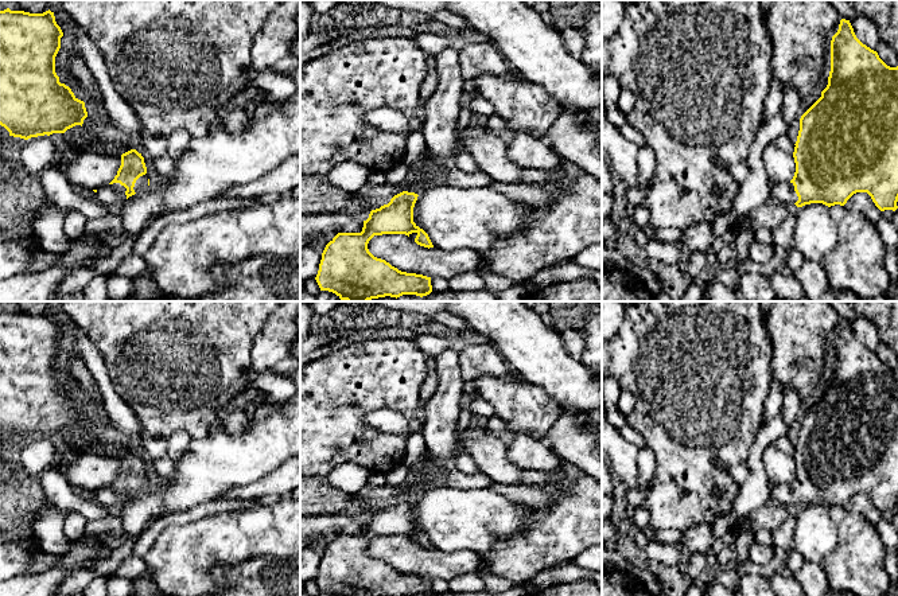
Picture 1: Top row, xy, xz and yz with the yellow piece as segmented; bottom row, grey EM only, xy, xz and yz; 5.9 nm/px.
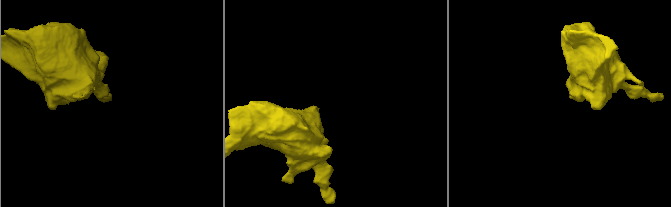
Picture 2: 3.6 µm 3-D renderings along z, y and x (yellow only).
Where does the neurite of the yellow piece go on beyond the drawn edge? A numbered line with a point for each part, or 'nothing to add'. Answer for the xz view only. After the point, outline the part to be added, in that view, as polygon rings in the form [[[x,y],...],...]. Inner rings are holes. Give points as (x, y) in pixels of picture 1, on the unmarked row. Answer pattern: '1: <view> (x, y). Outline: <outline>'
1: xz (442, 411). Outline: [[[447,348],[435,357],[435,363],[439,385],[436,393],[425,405],[425,421],[420,429],[425,449],[431,455],[429,471],[407,491],[408,494],[413,494],[419,486],[432,480],[435,475],[443,478],[446,474],[444,463],[451,459],[455,460],[460,451],[455,433],[464,394],[459,354],[452,348]]]

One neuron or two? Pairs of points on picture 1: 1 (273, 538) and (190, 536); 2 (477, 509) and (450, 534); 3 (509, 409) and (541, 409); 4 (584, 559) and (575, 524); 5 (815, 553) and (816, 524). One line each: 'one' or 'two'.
1: one
2: one
3: one
4: two
5: one

